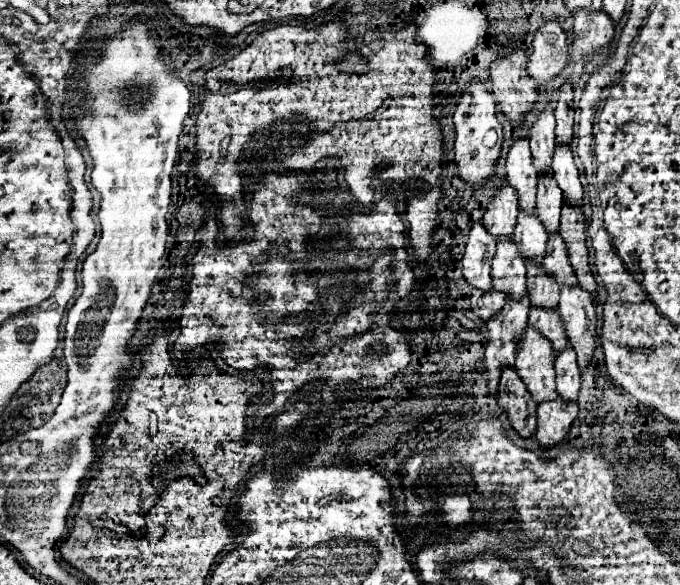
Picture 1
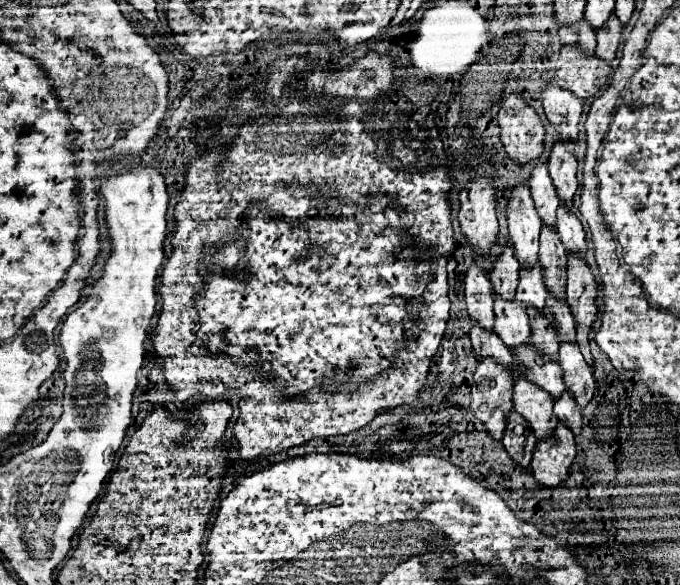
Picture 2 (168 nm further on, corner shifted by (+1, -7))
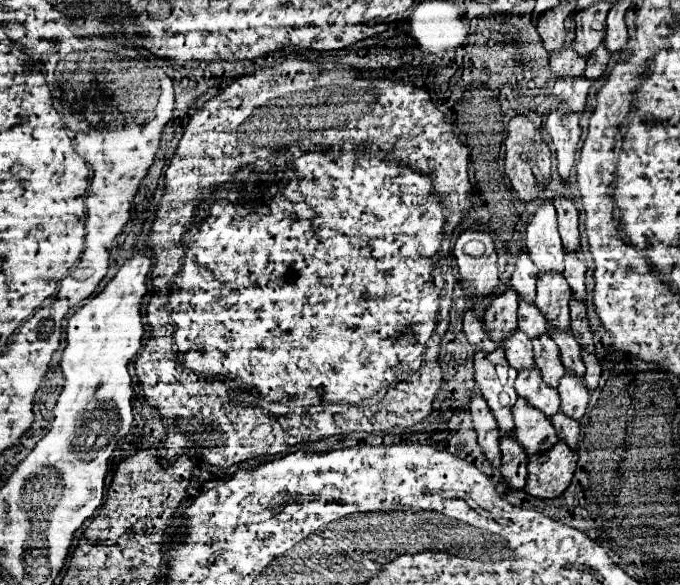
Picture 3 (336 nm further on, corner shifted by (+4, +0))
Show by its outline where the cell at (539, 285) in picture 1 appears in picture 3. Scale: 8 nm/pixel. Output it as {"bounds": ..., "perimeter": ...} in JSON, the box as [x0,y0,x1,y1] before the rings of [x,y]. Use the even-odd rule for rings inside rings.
{"bounds":[532,334,564,388],"perimeter":[[[540,334],[532,340],[532,344],[534,344],[534,364],[542,370],[544,382],[556,388],[560,376],[564,376],[564,366],[556,342],[550,336]]]}

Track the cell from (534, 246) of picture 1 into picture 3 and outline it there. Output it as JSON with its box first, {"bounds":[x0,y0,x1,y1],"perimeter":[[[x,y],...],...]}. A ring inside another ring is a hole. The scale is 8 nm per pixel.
{"bounds":[518,298,546,338],"perimeter":[[[520,298],[520,310],[518,310],[518,328],[528,332],[530,338],[540,336],[546,332],[546,320],[540,308],[536,308],[534,302],[526,302]]]}

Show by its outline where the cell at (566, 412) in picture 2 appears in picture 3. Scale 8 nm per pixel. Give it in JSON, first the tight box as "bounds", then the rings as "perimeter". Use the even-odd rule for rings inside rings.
{"bounds":[552,410,580,448],"perimeter":[[[562,410],[552,416],[552,424],[554,424],[556,432],[558,432],[558,438],[564,440],[564,442],[568,442],[568,446],[576,448],[578,434],[580,434],[580,424],[574,418],[566,416]]]}

